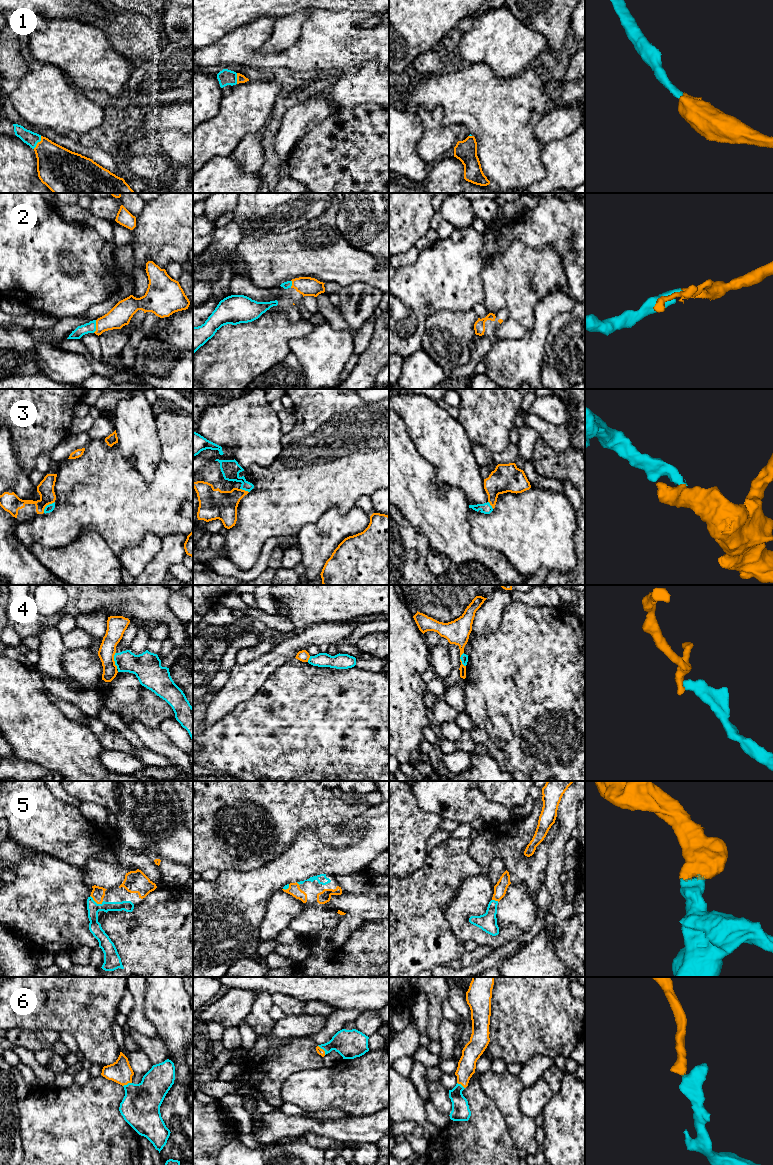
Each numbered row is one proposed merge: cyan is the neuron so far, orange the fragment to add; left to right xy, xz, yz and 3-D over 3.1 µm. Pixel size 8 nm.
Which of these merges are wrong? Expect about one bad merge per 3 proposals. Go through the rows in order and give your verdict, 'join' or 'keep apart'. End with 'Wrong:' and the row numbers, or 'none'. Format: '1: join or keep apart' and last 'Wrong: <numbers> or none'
1: join
2: join
3: join
4: keep apart
5: join
6: join
Wrong: 4

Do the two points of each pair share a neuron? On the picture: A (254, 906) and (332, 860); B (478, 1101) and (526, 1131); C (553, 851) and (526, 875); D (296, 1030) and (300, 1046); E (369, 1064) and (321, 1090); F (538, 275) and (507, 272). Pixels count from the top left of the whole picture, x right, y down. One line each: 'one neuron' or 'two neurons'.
A: one neuron
B: two neurons
C: two neurons
D: two neurons
E: one neuron
F: one neuron

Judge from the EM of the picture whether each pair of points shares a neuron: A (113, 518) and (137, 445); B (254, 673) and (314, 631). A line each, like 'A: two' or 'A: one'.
A: two
B: one

